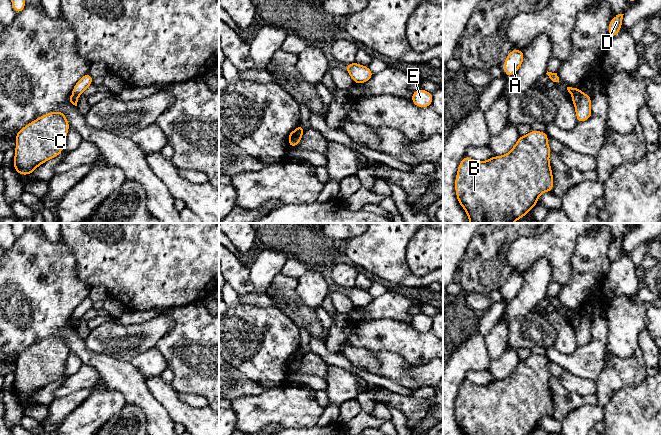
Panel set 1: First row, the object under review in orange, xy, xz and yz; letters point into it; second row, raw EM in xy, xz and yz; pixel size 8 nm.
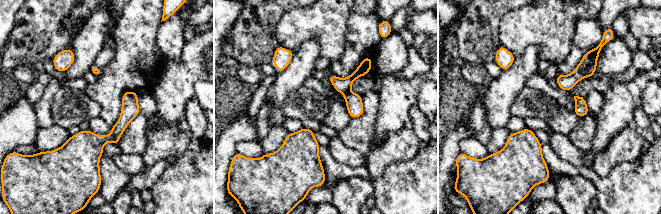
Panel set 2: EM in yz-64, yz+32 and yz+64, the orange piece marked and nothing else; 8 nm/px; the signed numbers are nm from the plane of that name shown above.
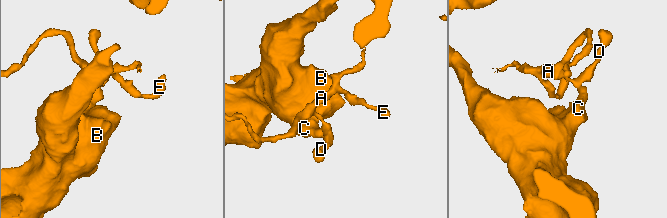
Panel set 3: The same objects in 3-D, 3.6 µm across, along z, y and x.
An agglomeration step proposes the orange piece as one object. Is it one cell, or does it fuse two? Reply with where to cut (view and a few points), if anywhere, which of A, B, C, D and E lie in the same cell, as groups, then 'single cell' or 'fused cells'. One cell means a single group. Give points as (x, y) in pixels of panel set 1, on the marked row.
cut xy (72, 93), (78, 97); groups A D E / B C; fused cells

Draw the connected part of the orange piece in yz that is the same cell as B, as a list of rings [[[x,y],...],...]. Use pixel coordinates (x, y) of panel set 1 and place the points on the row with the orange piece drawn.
[[[531,130],[527,135],[519,136],[513,148],[505,155],[493,156],[486,161],[473,160],[466,155],[461,160],[455,178],[455,192],[469,223],[514,223],[534,208],[543,192],[553,192],[548,137],[546,132]]]

